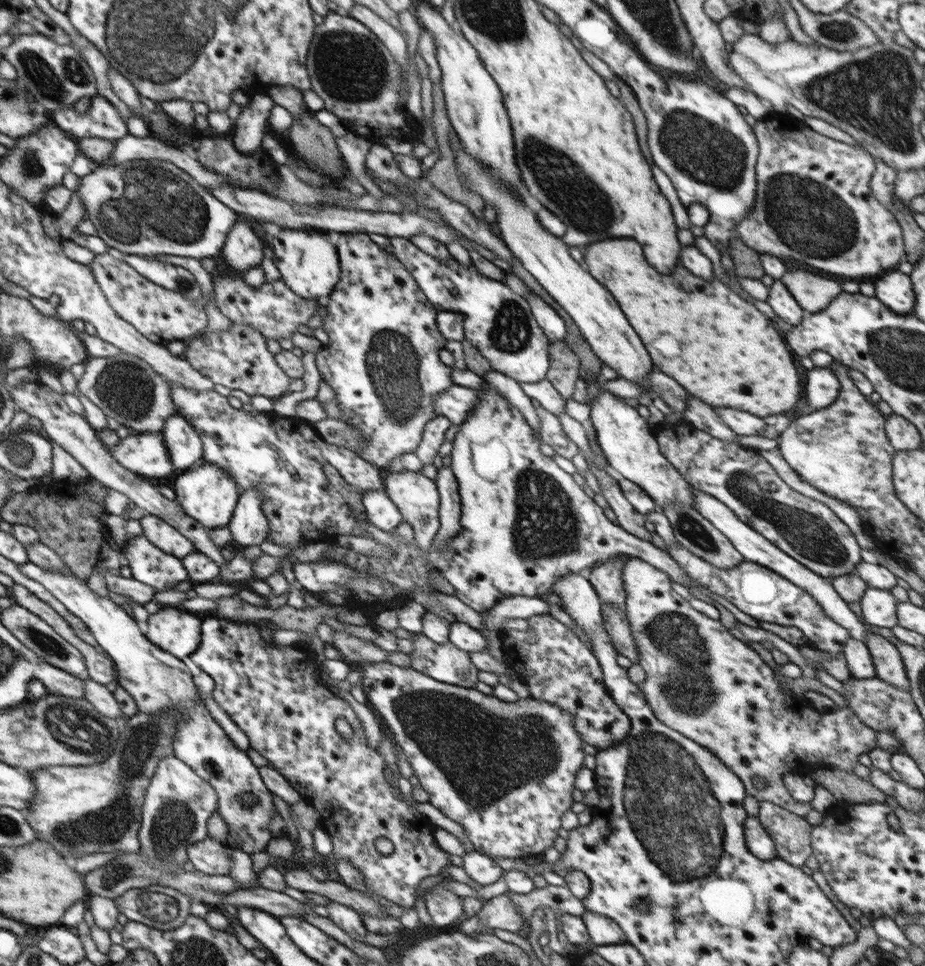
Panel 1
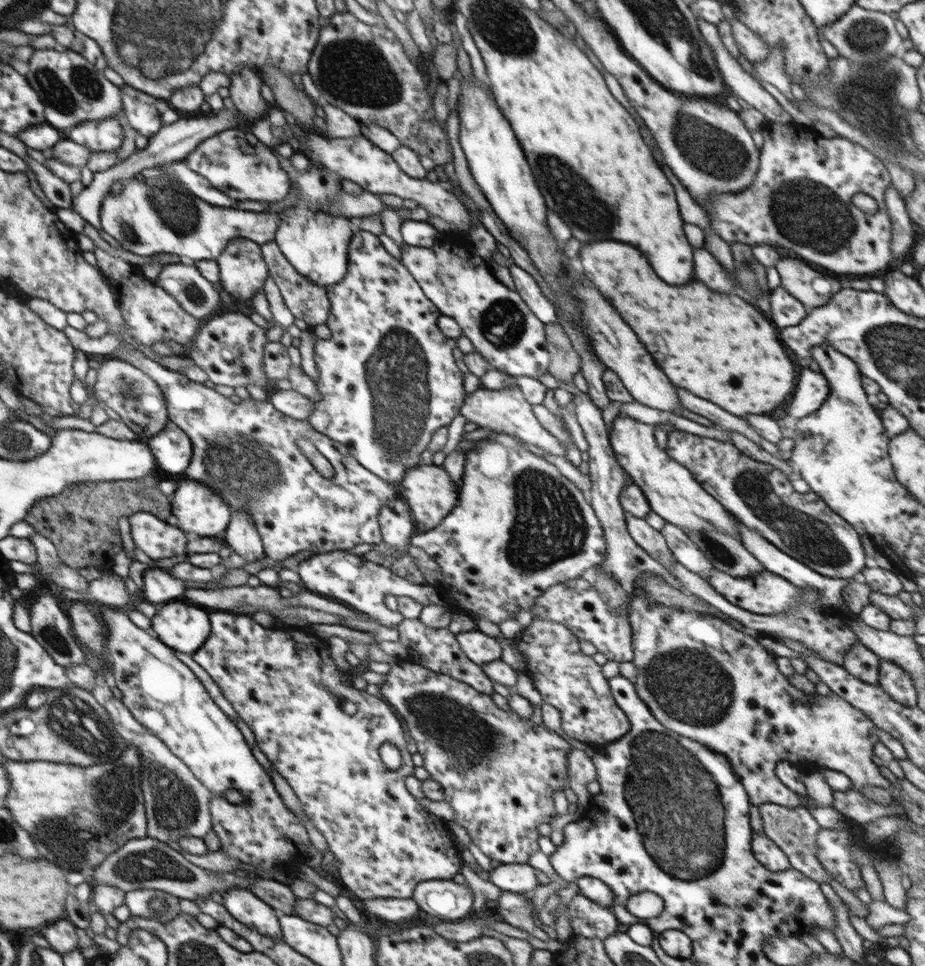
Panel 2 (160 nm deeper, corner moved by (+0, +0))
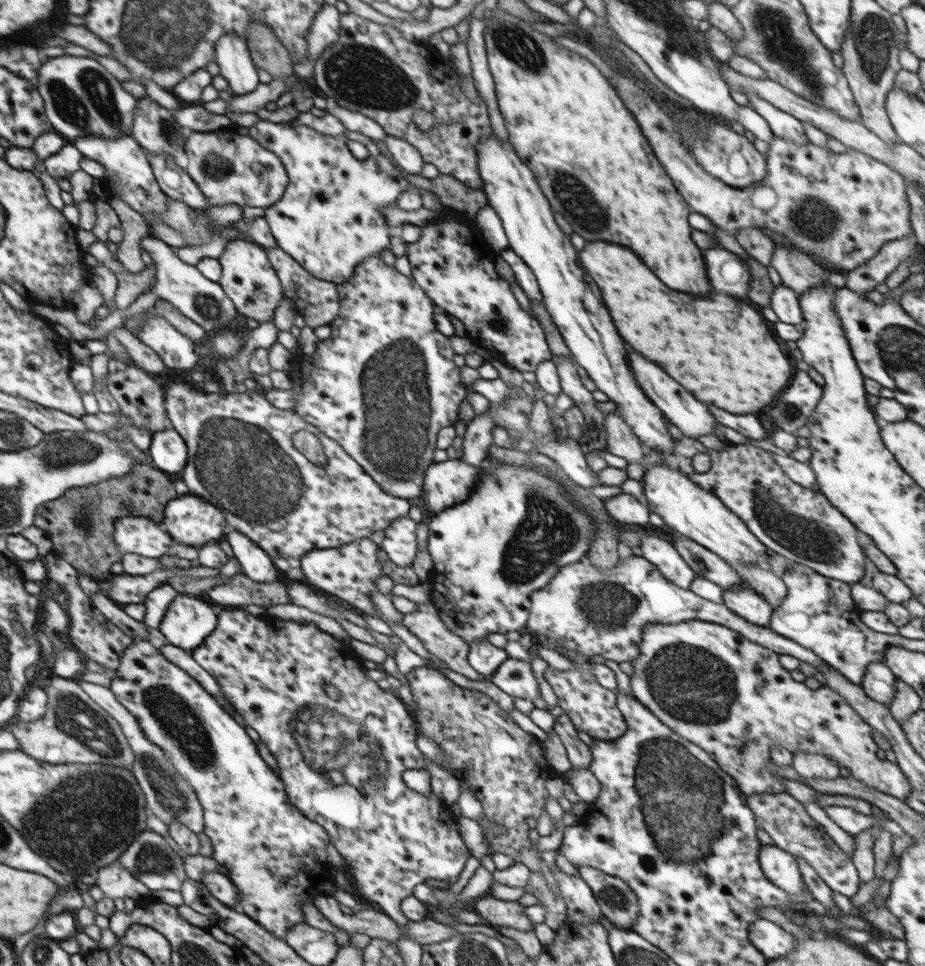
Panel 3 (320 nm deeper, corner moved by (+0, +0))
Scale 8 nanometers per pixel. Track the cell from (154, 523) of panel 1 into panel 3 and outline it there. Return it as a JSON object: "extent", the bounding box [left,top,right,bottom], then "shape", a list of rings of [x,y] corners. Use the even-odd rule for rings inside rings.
{"extent":[113,516,175,559],"shape":[[[127,516],[115,522],[113,541],[121,554],[139,554],[159,559],[170,550],[175,540],[161,525],[143,516]]]}

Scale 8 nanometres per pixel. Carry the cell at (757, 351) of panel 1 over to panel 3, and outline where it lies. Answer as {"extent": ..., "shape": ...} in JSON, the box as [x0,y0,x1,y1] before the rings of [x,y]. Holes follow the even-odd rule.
{"extent":[579,242,792,414],"shape":[[[590,242],[579,252],[581,265],[600,286],[606,308],[620,332],[620,336],[644,358],[664,368],[676,382],[680,382],[692,396],[704,404],[714,404],[730,414],[754,414],[772,404],[774,398],[790,384],[792,364],[784,356],[780,344],[774,340],[768,322],[740,300],[722,294],[688,296],[684,292],[668,290],[642,260],[624,246],[608,242]]]}

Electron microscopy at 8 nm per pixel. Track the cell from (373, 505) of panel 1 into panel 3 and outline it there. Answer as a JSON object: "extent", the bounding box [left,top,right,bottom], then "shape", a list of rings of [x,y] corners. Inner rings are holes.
{"extent":[379,515,418,566],"shape":[[[409,515],[397,518],[386,528],[379,548],[398,566],[411,566],[417,555],[416,527],[418,523]]]}

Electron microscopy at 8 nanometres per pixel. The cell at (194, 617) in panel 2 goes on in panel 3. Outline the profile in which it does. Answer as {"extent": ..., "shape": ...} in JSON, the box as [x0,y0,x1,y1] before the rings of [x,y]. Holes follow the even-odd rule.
{"extent":[158,594,217,651],"shape":[[[179,594],[158,629],[172,646],[193,651],[212,634],[217,618],[214,608],[199,596]]]}

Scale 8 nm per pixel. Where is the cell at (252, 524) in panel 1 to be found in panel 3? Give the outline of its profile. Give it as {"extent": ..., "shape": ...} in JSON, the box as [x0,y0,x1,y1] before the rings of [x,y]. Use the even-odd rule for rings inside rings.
{"extent":[225,528,278,583],"shape":[[[228,528],[225,531],[226,540],[232,547],[233,558],[241,564],[241,572],[256,583],[272,583],[278,578],[278,569],[272,563],[271,556],[264,552],[245,534]]]}

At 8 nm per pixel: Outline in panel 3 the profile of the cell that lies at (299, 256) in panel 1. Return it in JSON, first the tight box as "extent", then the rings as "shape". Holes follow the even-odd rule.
{"extent":[243,119,412,284],"shape":[[[259,119],[256,124],[243,130],[246,134],[250,135],[254,140],[258,141],[260,146],[266,148],[270,152],[273,152],[280,158],[285,166],[287,175],[290,178],[290,187],[284,191],[283,197],[275,202],[272,206],[269,206],[265,210],[264,222],[268,223],[268,229],[273,234],[273,237],[277,240],[278,247],[282,248],[284,252],[287,252],[294,260],[300,263],[312,276],[319,278],[320,280],[325,280],[334,284],[344,284],[348,282],[348,279],[354,274],[355,268],[361,262],[364,262],[367,258],[371,256],[380,255],[380,251],[383,248],[390,247],[390,235],[395,231],[390,229],[387,221],[387,216],[385,215],[385,208],[392,206],[397,201],[397,198],[406,190],[412,187],[408,182],[406,177],[402,175],[402,172],[396,168],[396,166],[381,152],[380,149],[376,147],[371,138],[360,134],[359,132],[346,131],[340,136],[325,135],[305,124],[292,124],[291,121],[285,121],[281,123],[274,123],[269,120]],[[348,140],[356,140],[356,142],[361,142],[368,149],[369,155],[366,159],[356,159],[350,149],[348,149]]]}

